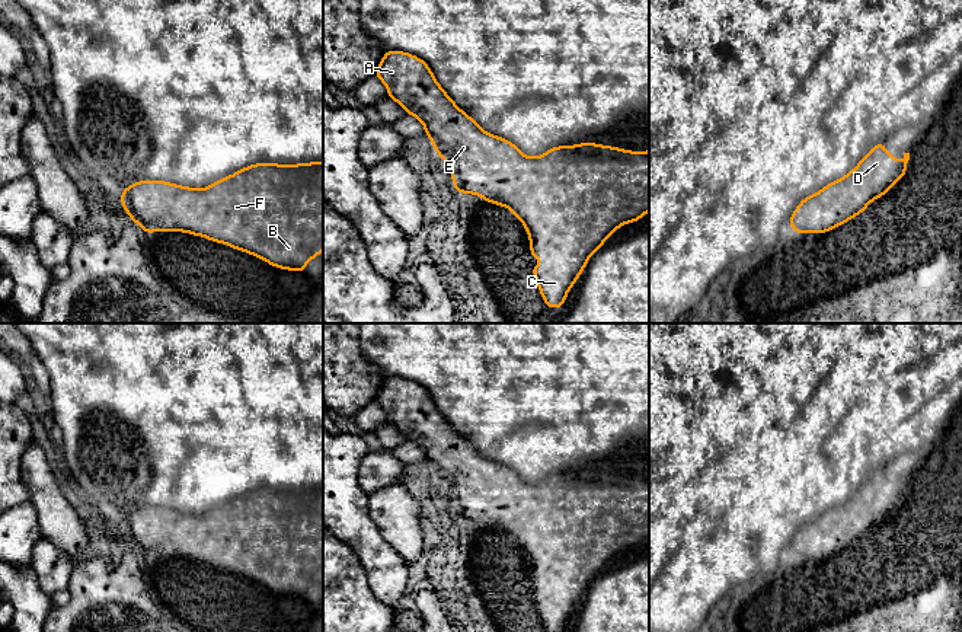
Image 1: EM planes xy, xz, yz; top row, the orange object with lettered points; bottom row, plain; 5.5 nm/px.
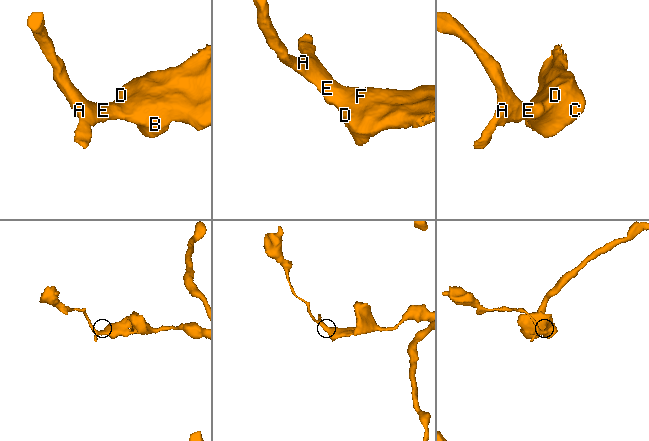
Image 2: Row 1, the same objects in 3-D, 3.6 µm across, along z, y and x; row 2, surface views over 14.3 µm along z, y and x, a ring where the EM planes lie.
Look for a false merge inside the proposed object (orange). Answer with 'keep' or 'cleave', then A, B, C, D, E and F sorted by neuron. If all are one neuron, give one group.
keep | A B C D E F

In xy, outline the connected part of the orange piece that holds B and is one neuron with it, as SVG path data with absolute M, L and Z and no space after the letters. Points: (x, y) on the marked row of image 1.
M323 162L258 163L202 189L141 181L121 192L121 202L146 233L199 234L282 269L303 272L307 262L323 250Z

